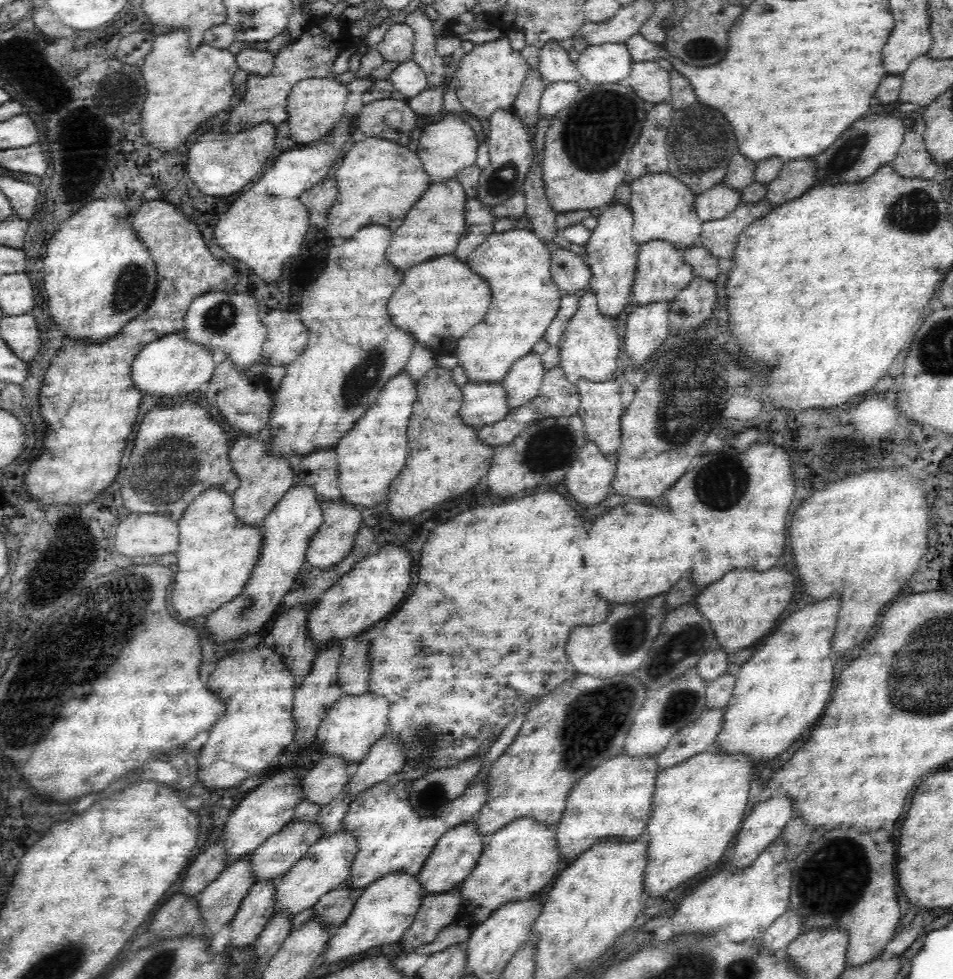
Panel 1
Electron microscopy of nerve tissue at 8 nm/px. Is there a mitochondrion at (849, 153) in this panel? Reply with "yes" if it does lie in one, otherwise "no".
yes

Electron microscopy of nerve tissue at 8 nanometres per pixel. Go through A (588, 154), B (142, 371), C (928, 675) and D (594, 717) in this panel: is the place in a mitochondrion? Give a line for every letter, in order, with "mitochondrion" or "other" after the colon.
A: mitochondrion
B: other
C: mitochondrion
D: mitochondrion

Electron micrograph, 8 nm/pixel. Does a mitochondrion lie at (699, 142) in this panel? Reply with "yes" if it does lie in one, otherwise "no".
yes

